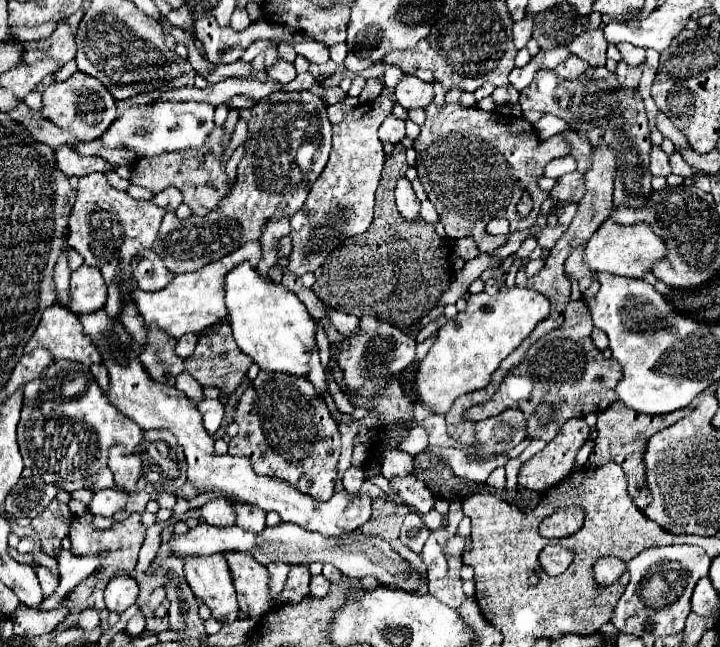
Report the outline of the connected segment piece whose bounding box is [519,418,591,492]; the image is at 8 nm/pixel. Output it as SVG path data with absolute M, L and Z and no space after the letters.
M571 418L565 424L561 424L557 436L539 454L535 454L531 460L527 460L521 466L519 486L535 490L535 492L545 492L547 488L555 486L559 480L563 480L571 472L571 468L575 464L575 456L577 456L579 448L585 444L585 440L589 438L589 434L591 434L591 430L589 430L589 426L585 424L583 418Z

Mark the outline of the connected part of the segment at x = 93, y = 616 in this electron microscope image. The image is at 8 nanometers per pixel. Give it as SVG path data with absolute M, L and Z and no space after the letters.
M85 608L79 612L79 628L93 630L99 624L99 612L95 608Z

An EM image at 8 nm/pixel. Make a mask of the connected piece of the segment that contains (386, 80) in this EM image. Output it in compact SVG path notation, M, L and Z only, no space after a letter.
M389 66L389 68L385 68L385 74L383 74L381 82L383 82L383 86L385 86L385 88L393 90L393 88L395 88L395 84L401 80L401 76L403 76L403 72L399 72L399 68L397 68L397 66Z

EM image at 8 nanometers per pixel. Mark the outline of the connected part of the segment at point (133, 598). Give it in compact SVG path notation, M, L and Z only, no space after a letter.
M121 574L109 580L107 588L105 588L105 606L109 612L125 612L129 606L133 606L137 602L139 596L139 586L135 582L135 578Z

